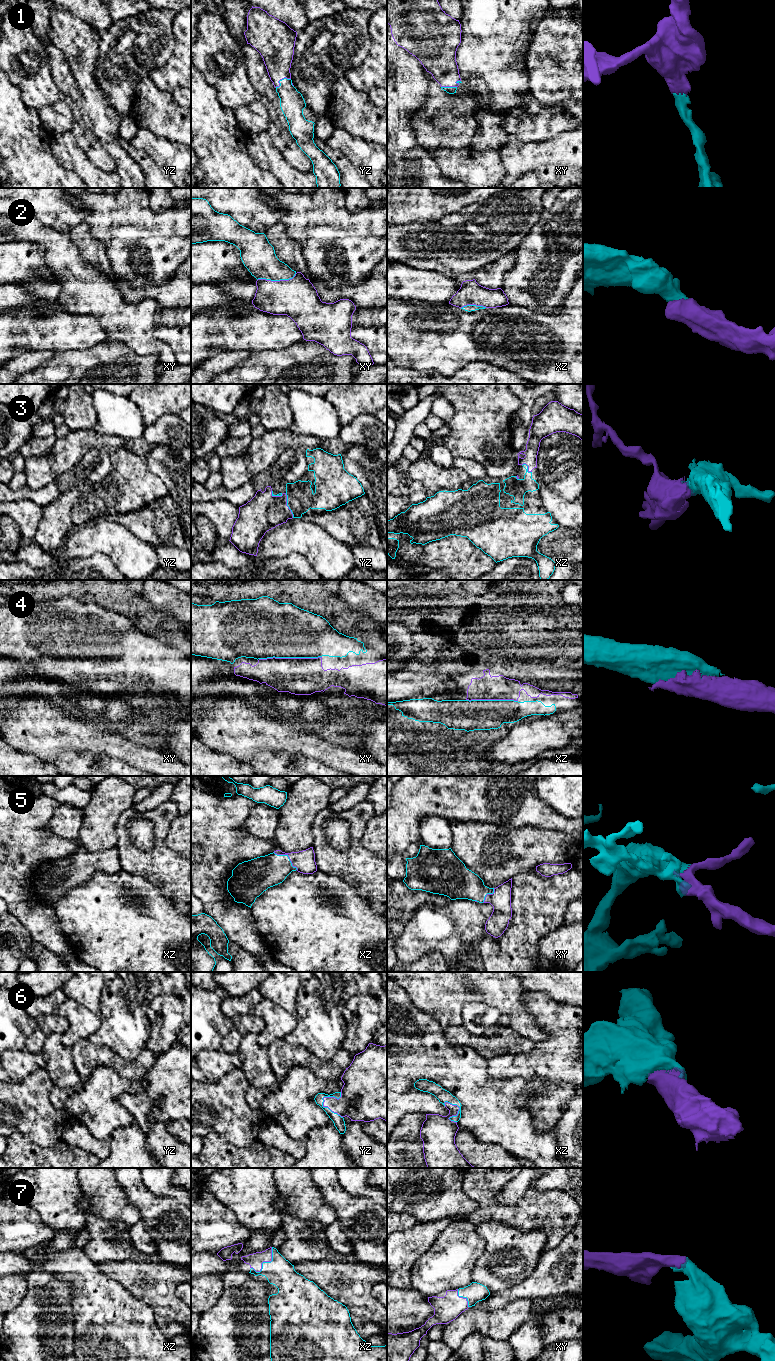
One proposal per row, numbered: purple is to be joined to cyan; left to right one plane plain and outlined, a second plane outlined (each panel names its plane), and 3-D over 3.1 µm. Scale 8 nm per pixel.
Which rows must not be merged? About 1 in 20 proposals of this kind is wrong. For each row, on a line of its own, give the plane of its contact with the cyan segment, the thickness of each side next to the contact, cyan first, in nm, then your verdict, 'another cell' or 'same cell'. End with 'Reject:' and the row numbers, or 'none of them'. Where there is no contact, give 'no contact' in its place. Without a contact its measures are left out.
1: contact in yz; calibres 200 and 280 nm; same cell
2: contact in xy; calibres 280 and 320 nm; same cell
3: contact in yz; calibres 220 and 300 nm; same cell
4: contact in xy; calibres 440 and 300 nm; same cell
5: contact in xz; calibres 260 and 170 nm; same cell
6: contact in yz; calibres 90 and 280 nm; same cell
7: contact in xz; calibres 220 and 120 nm; same cell
Reject: none of them

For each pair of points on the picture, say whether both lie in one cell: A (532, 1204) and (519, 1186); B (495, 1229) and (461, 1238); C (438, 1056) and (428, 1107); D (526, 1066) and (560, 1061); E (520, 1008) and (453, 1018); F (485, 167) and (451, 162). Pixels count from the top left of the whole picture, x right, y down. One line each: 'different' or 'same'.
A: different
B: different
C: same
D: same
E: same
F: same

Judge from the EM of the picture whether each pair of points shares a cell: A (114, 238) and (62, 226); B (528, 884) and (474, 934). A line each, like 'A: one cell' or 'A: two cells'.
A: two cells
B: two cells

